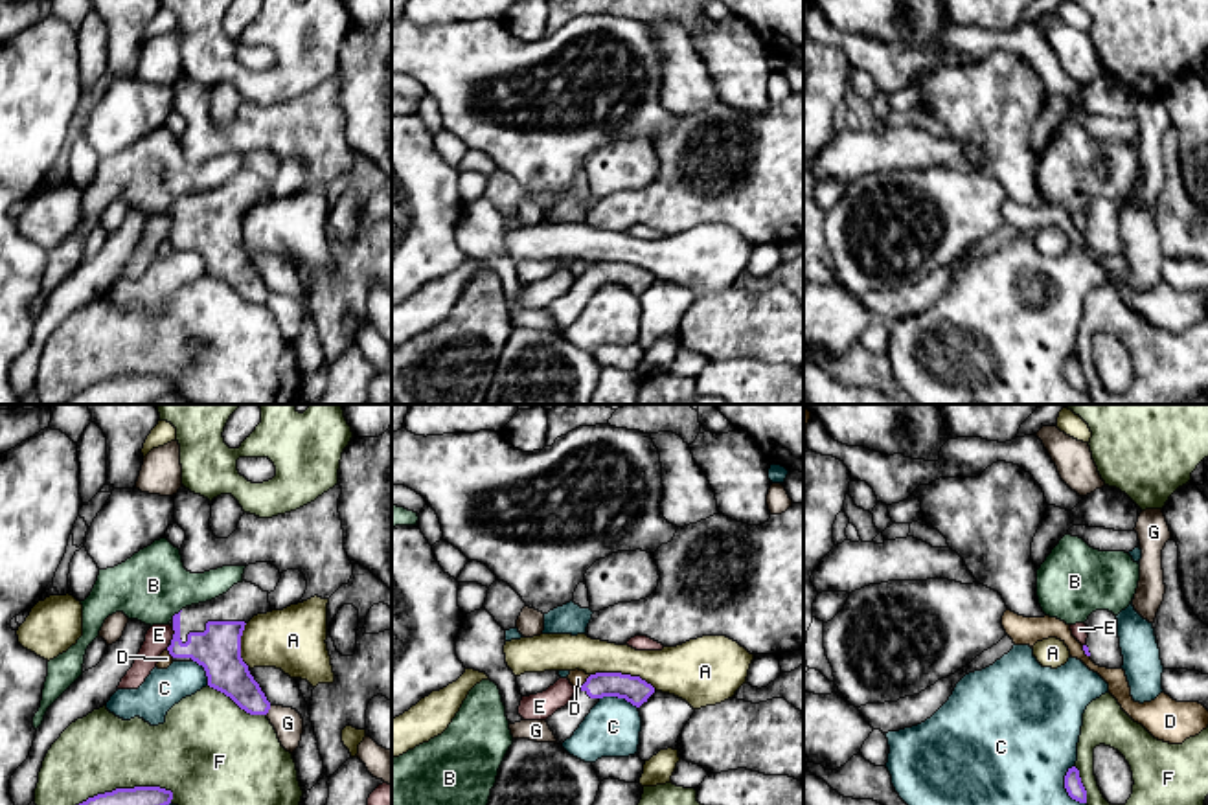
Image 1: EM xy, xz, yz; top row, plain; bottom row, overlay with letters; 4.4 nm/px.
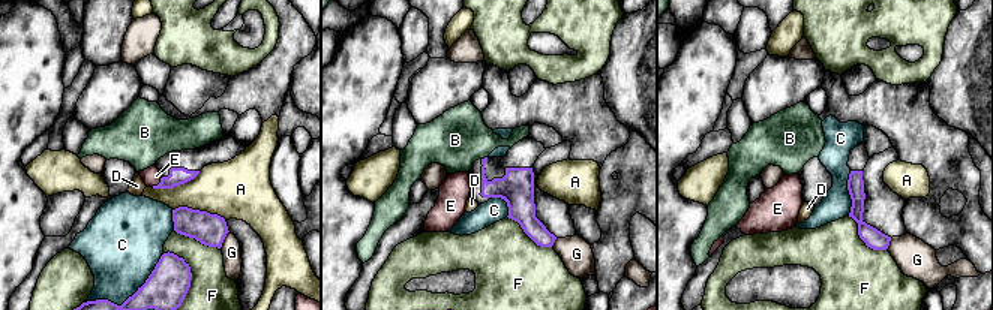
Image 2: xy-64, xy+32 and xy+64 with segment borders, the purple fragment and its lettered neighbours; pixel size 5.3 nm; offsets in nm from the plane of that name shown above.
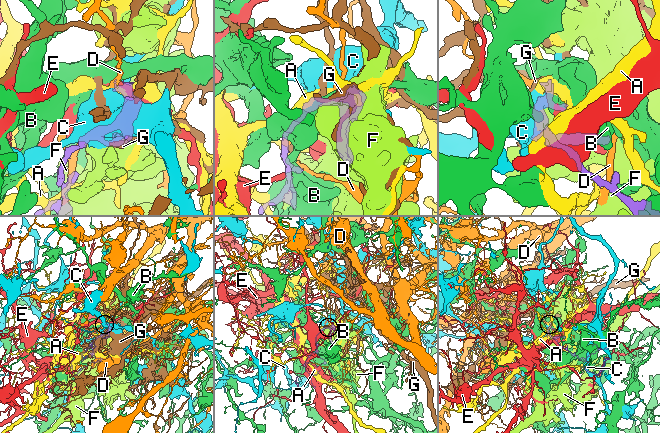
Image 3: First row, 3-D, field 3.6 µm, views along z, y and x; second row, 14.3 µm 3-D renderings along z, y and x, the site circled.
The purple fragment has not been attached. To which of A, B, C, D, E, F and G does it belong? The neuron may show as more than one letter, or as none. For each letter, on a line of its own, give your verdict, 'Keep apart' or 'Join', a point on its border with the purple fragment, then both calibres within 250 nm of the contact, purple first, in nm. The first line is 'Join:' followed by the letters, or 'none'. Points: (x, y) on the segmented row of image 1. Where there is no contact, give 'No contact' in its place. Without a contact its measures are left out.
Join: none
A: Keep apart. Touches purple at xz (624, 675). Thickness 120 nm (purple) against 220 nm
B: Keep apart. Touches purple at xy (175, 614). Thickness 200 nm (purple) against 320 nm
C: Keep apart. Touches purple at yz (1065, 787). Thickness 80 nm (purple) against 440 nm
D: Keep apart. Touches purple at xz (585, 682). Thickness 120 nm (purple) against 70 nm
E: Keep apart. Touches purple at xy (173, 634). Thickness 200 nm (purple) against 110 nm
F: Keep apart. Touches purple at xy (238, 704). Thickness 190 nm (purple) against 460 nm
G: Keep apart. Touches purple at xy (269, 708). Thickness 170 nm (purple) against 130 nm

